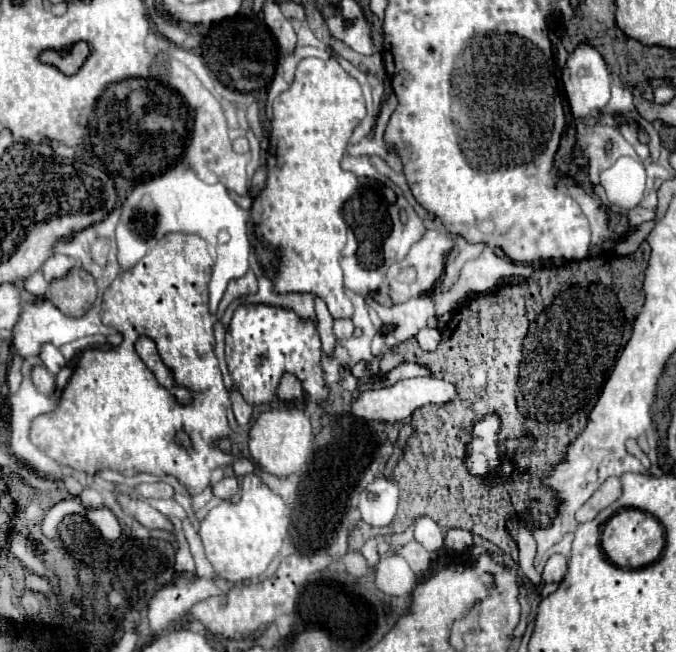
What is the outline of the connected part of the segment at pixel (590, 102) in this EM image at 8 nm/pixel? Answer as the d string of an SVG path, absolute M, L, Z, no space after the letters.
M579 44L577 50L569 56L569 60L563 68L563 86L565 86L565 94L567 94L571 114L575 118L587 118L593 112L599 112L607 106L611 76L607 72L607 66L605 66L601 54L593 46Z

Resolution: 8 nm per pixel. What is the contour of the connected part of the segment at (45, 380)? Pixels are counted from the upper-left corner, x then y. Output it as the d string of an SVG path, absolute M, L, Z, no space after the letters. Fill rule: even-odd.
M45 366L33 368L33 384L45 396L53 396L53 392L55 392L55 376Z

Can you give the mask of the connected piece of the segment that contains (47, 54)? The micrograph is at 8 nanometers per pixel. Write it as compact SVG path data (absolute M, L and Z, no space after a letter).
M71 48L63 50L63 52L59 52L59 50L45 50L41 54L41 60L45 64L51 64L51 66L59 68L63 74L75 74L83 66L87 56L85 54L73 54Z

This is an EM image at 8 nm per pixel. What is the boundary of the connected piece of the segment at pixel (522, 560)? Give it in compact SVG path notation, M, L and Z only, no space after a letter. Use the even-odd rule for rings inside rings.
M511 522L509 524L509 532L513 534L515 542L519 544L519 568L523 570L523 574L535 584L539 586L541 574L535 570L533 566L533 558L535 558L535 540L531 536L531 532L521 524L521 522Z

